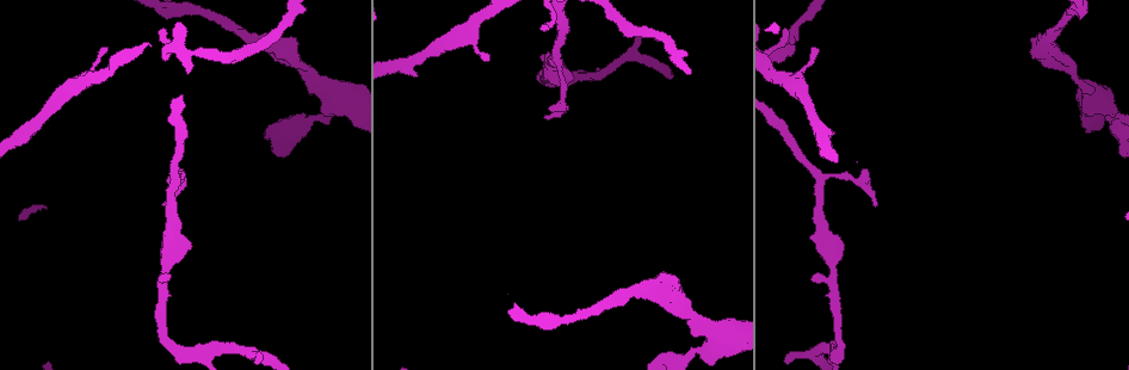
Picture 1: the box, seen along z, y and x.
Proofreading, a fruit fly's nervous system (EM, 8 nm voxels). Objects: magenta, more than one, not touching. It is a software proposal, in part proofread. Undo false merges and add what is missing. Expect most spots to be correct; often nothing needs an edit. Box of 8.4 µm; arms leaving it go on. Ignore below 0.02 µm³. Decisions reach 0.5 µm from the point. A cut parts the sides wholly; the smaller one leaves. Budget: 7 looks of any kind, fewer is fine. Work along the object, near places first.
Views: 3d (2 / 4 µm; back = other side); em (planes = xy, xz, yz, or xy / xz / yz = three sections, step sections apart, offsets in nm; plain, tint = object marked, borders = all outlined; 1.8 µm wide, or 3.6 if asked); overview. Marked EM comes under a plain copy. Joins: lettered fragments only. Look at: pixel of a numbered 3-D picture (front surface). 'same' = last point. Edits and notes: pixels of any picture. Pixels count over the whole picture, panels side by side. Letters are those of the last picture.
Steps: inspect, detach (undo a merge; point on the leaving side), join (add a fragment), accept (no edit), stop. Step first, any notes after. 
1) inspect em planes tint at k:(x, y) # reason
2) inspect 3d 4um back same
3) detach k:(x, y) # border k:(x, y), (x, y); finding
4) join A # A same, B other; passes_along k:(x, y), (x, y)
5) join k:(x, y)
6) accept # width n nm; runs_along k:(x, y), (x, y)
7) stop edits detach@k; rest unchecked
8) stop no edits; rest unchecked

inspect em 3.6um planes borders at 1:(106, 47) # tapers out

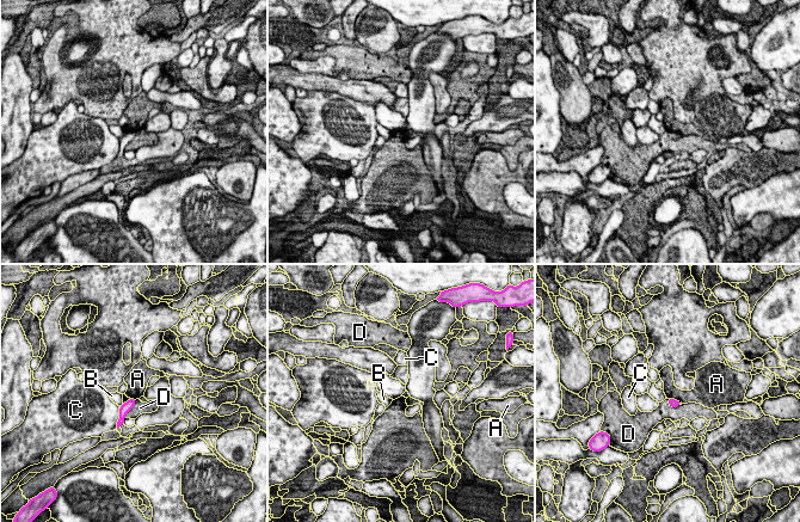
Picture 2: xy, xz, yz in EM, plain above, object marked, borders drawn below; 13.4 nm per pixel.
accept # A other, B other, C other, D other; border 2:(669, 398), (674, 398), (680, 403); no lettered fragment goes on from it

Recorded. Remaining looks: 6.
inspect 3d 2um at 1:(814, 274) # branch stops here

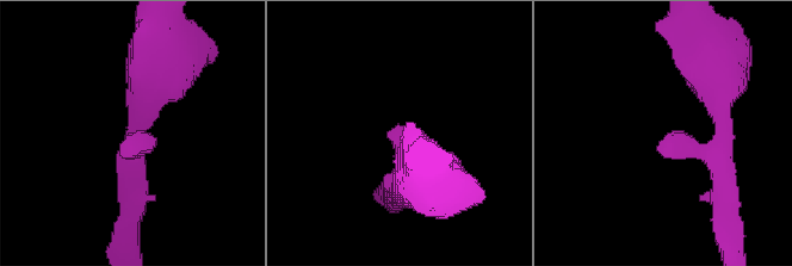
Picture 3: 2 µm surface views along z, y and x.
inspect em xy step 16 borders at 3:(141, 141) # arm_widths 220, 460 nm; now the EM

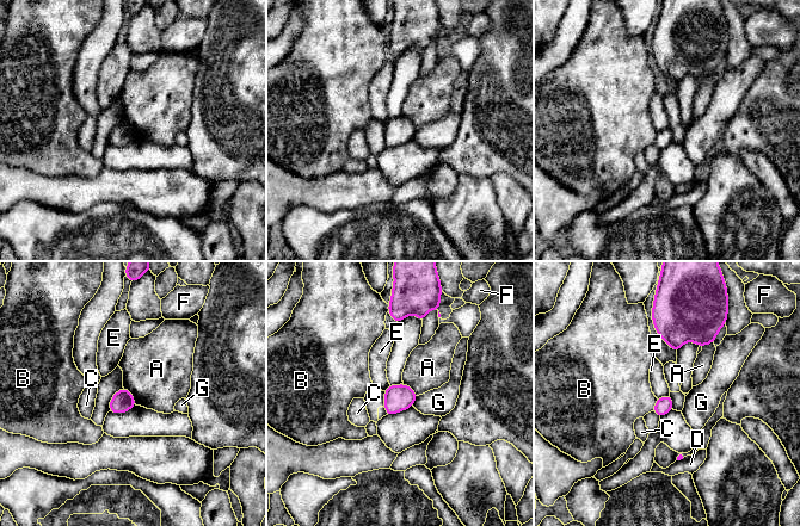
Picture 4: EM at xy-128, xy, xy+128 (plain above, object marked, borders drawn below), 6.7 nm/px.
accept # A other, B other, C other, D other, E other, F other, G other; border 4:(123, 387), (131, 394), (136, 404); no lettered fragment goes on from it

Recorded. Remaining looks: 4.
inspect em 3.6um yz step 4 tint at 1:(587, 73) # thick turns thin

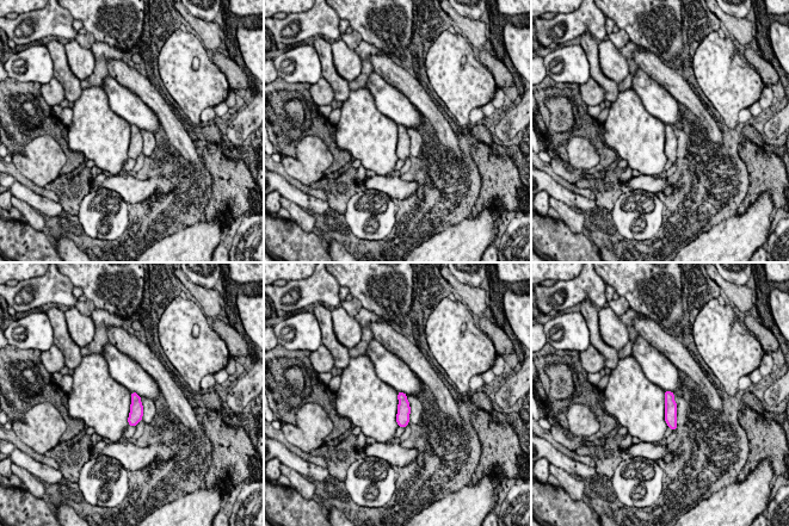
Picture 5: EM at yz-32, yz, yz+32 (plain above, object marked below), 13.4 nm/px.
inspect em 3.6um yz step 4 borders same # see the neighbours

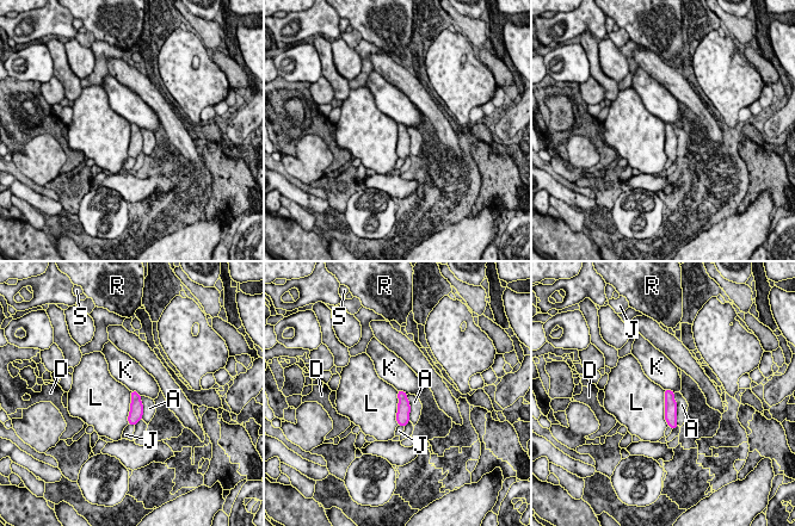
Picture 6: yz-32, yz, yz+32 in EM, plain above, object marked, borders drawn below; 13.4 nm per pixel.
accept # width 160 nm; A other, D other, J other, K other, L other, R other, S other; border 6:(664, 390), (665, 421), (669, 425); one cell here

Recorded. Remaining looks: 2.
stop no edits; rest unchecked

